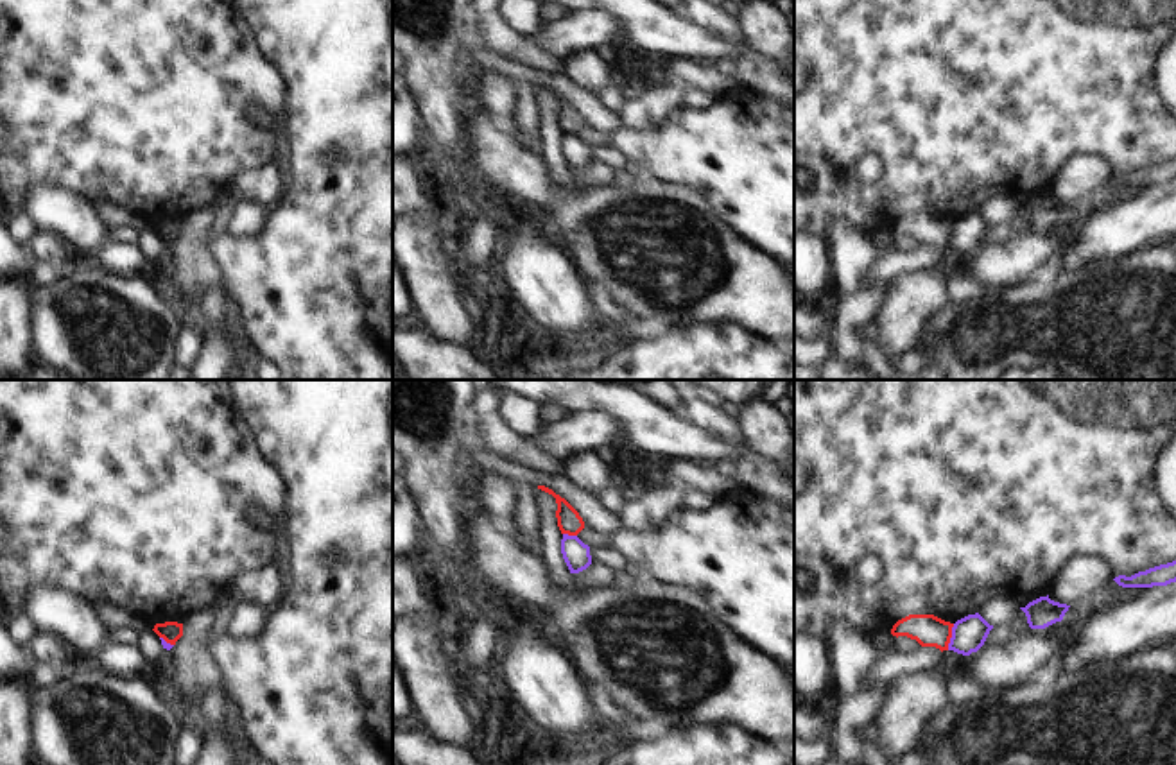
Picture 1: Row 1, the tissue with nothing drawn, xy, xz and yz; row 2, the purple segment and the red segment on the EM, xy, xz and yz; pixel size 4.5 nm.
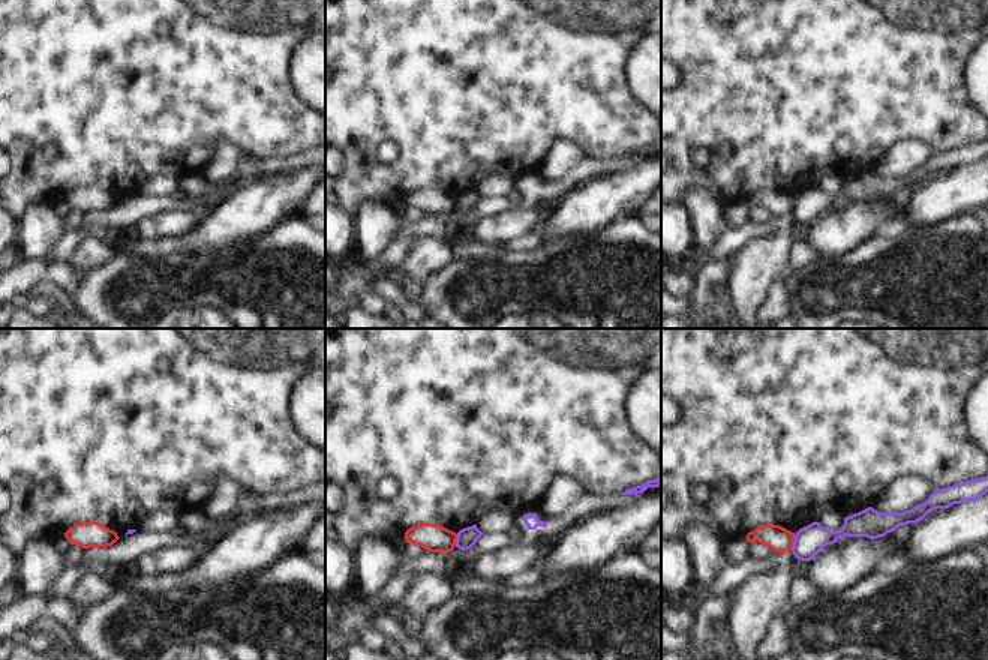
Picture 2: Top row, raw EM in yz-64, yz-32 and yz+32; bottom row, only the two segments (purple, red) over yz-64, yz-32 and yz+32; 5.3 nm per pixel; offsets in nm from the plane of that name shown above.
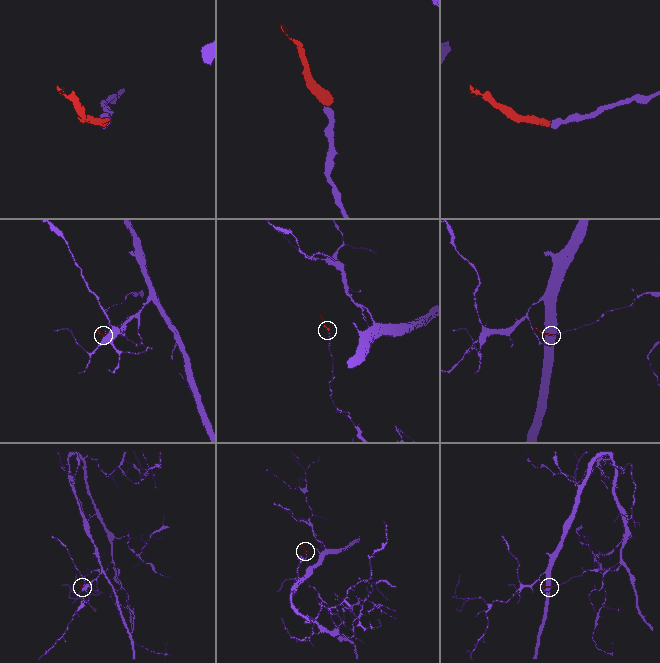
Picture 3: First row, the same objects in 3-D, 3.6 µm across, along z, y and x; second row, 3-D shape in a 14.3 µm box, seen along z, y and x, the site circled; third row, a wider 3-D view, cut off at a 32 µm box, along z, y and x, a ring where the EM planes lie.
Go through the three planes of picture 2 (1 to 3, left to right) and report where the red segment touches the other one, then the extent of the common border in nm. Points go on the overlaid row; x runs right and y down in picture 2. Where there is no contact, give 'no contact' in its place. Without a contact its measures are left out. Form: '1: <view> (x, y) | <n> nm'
1: no contact
2: yz-32 (456, 540) | 70 nm
3: yz+32 (793, 542) | 90 nm

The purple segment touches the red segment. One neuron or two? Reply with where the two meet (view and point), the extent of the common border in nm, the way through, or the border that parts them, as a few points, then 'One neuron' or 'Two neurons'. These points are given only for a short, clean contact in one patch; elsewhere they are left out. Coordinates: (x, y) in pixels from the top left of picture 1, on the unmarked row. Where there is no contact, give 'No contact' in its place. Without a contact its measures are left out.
Touches purple at yz (952, 235). Shared border 120 nm. Boundary: yz (954, 223), (947, 248). Two neurons

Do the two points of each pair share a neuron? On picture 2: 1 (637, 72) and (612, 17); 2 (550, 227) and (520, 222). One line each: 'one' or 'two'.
1: two
2: two

